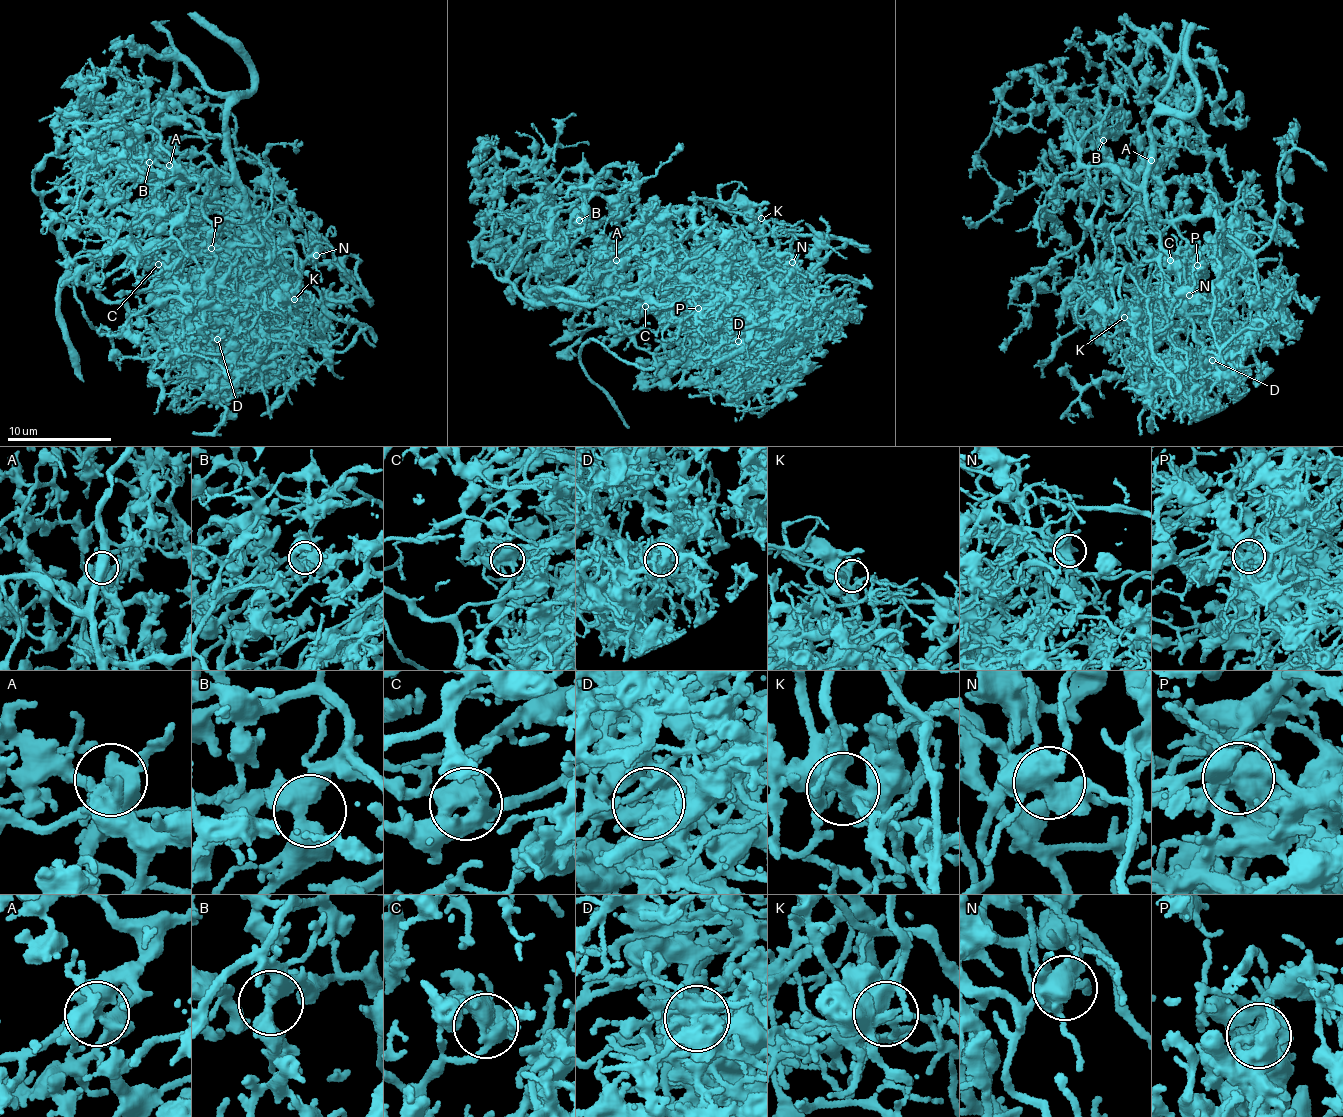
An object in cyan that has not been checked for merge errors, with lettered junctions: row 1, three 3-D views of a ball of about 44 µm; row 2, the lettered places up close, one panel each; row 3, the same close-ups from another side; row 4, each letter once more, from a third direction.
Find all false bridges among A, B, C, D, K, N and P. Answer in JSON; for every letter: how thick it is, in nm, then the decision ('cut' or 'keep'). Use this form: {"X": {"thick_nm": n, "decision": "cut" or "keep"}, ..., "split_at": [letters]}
{"A": {"thick_nm": 360, "decision": "keep"}, "B": {"thick_nm": 440, "decision": "keep"}, "C": {"thick_nm": 550, "decision": "cut"}, "D": {"thick_nm": 380, "decision": "cut"}, "K": {"thick_nm": 440, "decision": "keep"}, "N": {"thick_nm": 550, "decision": "keep"}, "P": {"thick_nm": 550, "decision": "cut"}, "split_at": ["C", "D", "P"]}

